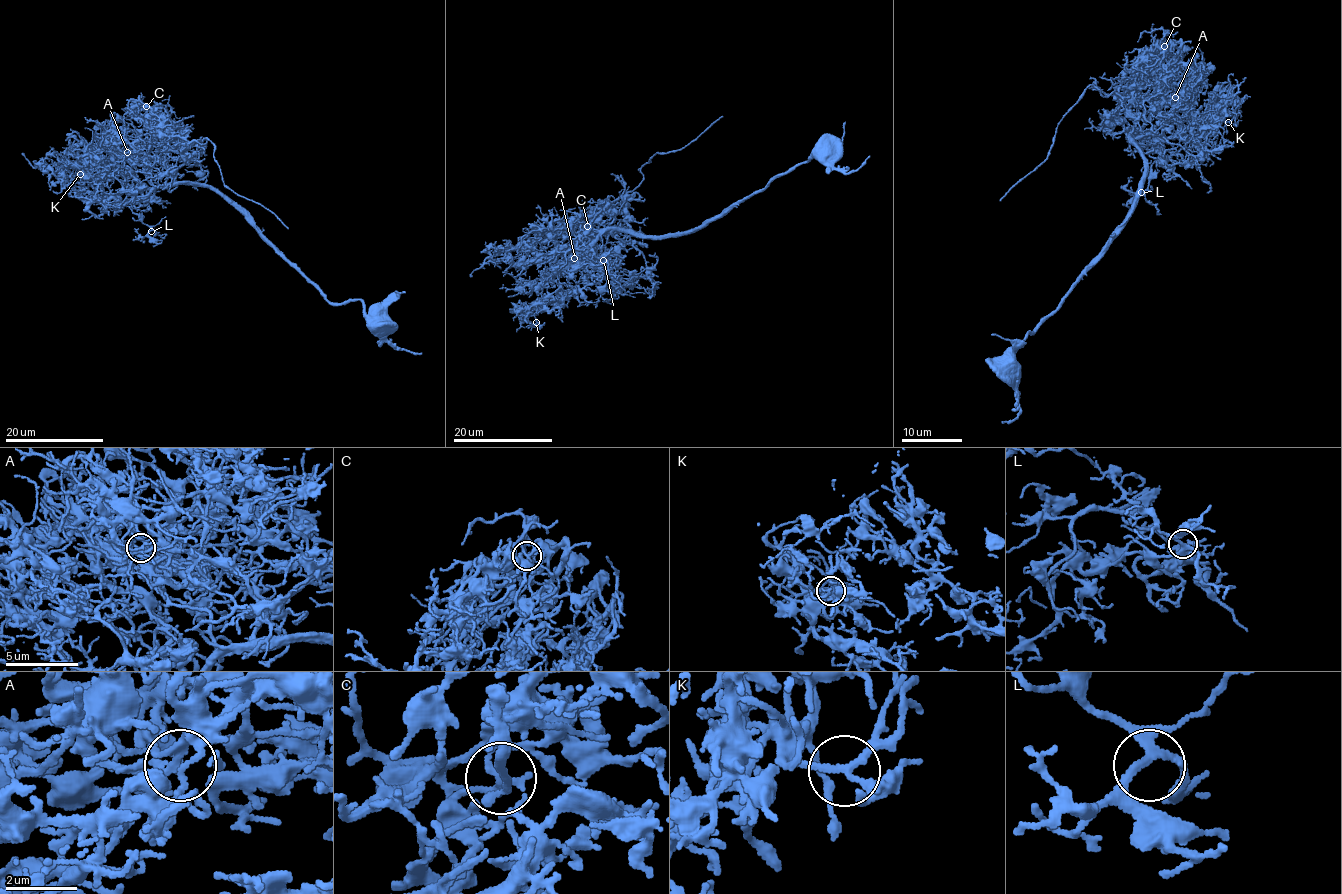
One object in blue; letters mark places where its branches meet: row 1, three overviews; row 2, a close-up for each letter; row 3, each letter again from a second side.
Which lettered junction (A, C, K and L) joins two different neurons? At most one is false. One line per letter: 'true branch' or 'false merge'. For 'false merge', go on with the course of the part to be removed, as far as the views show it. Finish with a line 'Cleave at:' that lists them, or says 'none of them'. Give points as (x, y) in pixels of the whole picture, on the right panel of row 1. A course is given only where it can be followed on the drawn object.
A: true branch
C: false merge | (1165, 46), (1144, 51), (1134, 68), (1136, 88), (1105, 96), (1087, 87), (1058, 125), (1045, 162), (999, 200)
K: true branch
L: true branch
Cleave at: C

